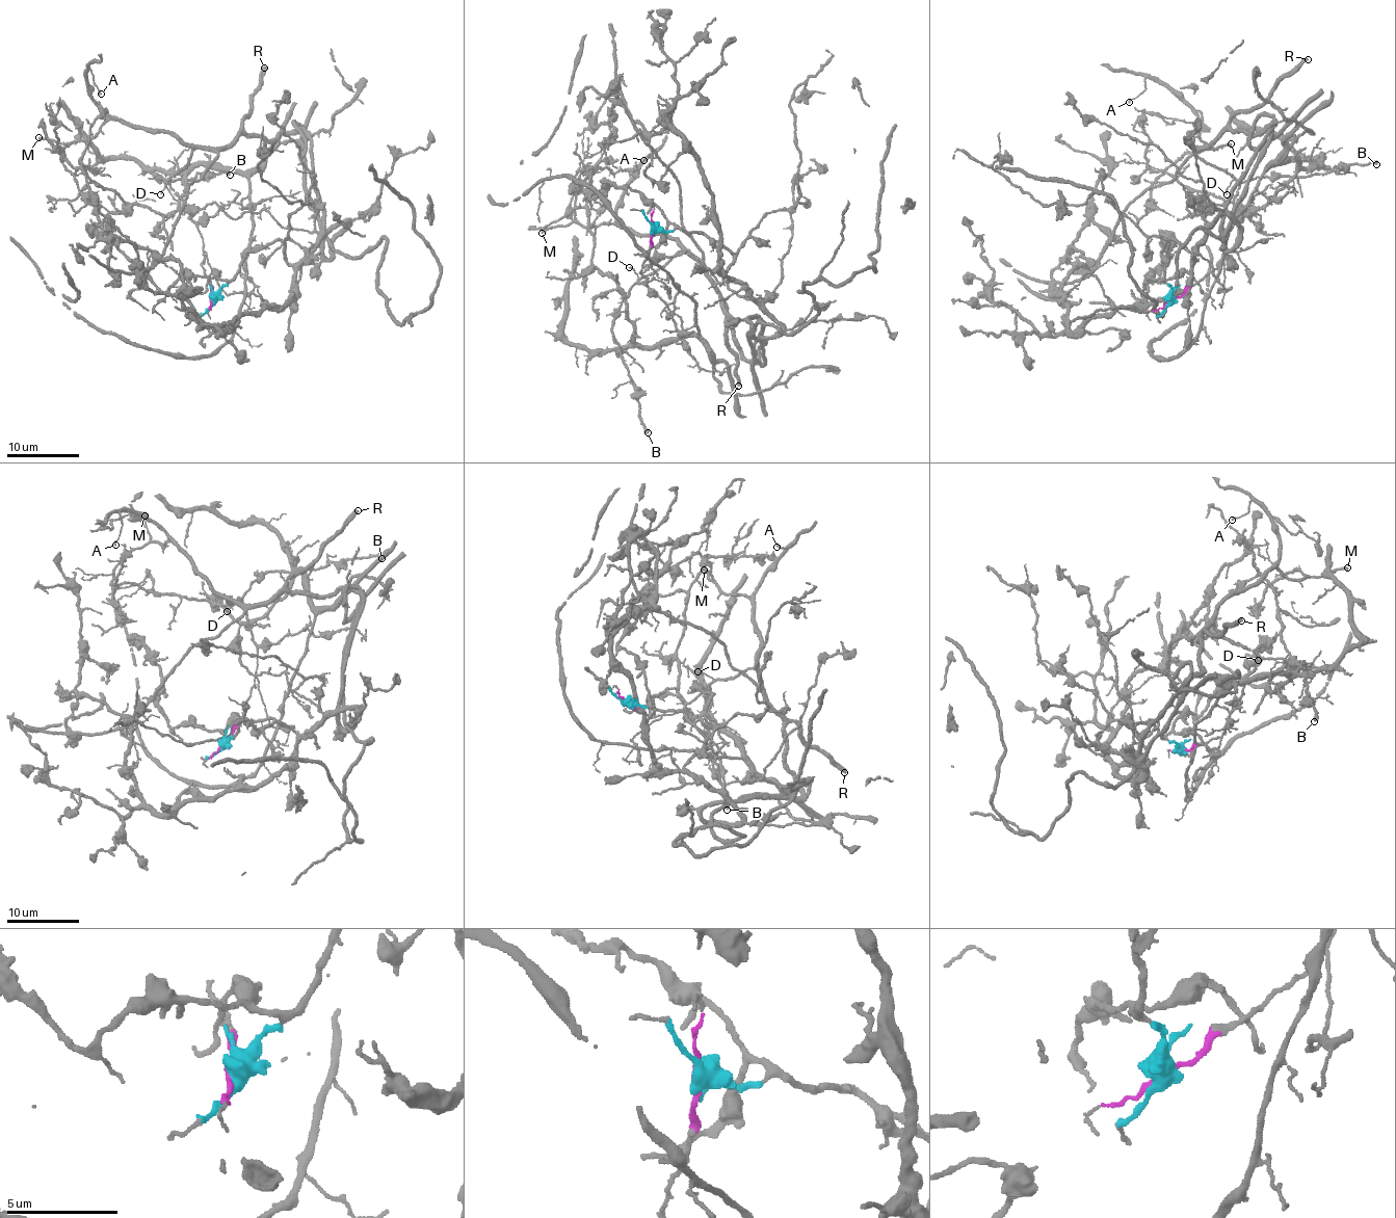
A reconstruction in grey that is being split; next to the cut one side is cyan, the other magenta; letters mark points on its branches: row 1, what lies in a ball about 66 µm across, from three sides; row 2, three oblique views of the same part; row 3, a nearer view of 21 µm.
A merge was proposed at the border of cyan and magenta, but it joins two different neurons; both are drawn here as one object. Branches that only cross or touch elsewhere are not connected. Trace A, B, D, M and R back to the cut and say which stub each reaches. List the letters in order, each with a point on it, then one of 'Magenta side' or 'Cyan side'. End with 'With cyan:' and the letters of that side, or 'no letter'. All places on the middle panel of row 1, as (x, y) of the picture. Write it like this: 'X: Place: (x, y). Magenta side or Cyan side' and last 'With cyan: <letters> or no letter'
A: Place: (643, 160). Magenta side
B: Place: (648, 432). Magenta side
D: Place: (629, 267). Magenta side
M: Place: (542, 233). Magenta side
R: Place: (738, 386). Magenta side
With cyan: no letter

